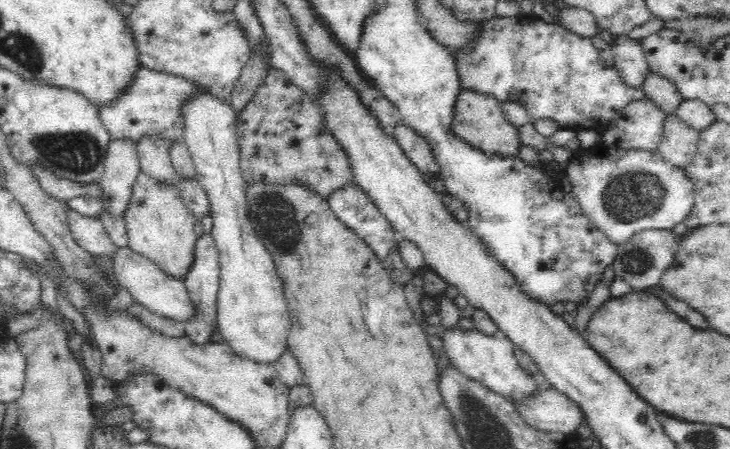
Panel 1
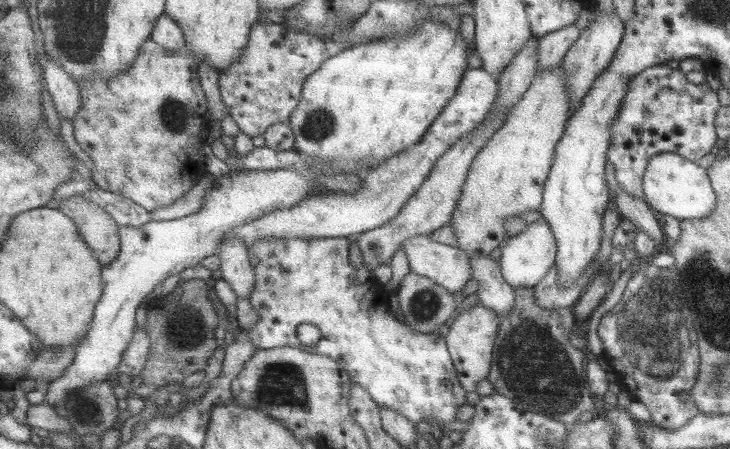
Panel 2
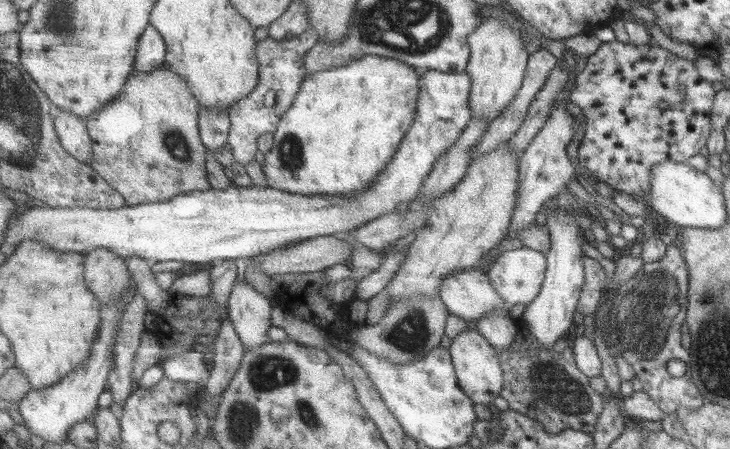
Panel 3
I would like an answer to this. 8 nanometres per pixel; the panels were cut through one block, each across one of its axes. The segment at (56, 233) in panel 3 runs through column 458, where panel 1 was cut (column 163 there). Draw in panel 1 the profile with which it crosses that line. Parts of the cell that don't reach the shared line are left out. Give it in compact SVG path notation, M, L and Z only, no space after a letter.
M142 67L136 74L134 84L124 96L102 108L98 107L101 121L111 140L124 140L138 146L147 136L158 136L160 141L172 147L174 144L185 140L186 117L182 108L196 100L200 94L211 94L206 85L200 85L188 77L156 72Z

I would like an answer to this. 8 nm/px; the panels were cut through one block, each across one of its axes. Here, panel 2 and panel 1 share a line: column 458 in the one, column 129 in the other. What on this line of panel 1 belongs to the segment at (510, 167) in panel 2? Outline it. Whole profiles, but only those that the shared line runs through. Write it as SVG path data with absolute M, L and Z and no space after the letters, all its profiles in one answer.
M142 173L134 186L130 206L123 219L128 227L130 247L140 255L156 263L168 276L184 283L192 264L196 261L196 240L199 238L199 224L185 207L180 194Z

